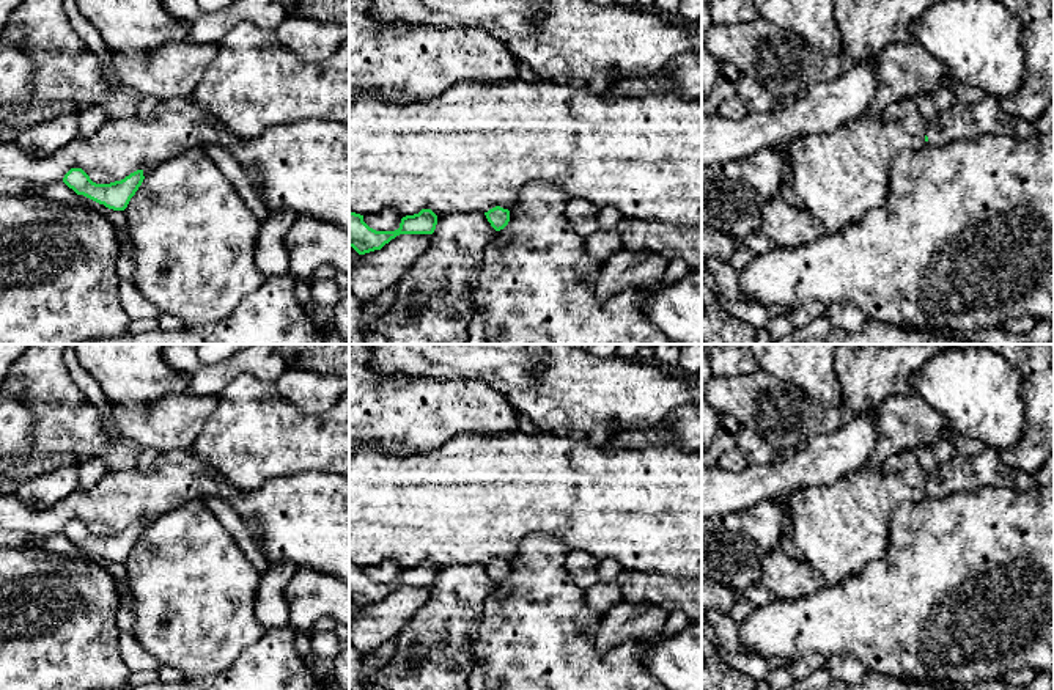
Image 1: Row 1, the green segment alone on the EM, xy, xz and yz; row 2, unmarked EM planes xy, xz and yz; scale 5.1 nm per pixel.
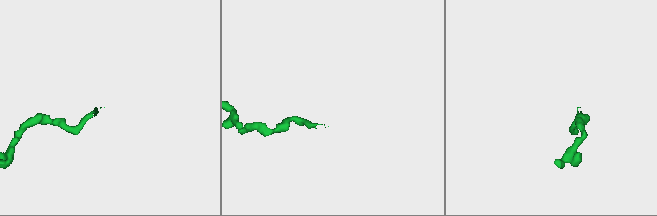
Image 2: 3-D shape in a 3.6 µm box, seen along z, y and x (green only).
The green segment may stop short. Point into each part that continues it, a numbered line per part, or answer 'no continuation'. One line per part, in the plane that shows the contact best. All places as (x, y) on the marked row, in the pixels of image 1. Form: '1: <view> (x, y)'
1: yz (965, 121)

